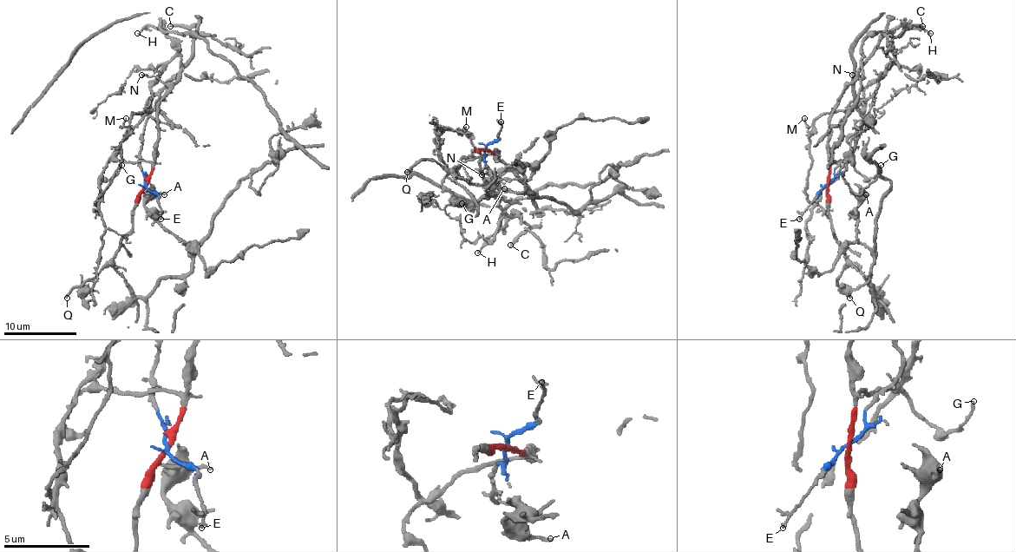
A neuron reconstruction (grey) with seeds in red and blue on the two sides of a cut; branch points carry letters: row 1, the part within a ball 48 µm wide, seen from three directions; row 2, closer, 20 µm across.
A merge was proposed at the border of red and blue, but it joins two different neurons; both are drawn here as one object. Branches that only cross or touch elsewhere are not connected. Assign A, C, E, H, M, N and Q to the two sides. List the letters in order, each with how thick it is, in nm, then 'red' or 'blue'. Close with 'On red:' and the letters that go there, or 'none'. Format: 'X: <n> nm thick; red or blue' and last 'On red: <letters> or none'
A: 180 nm thick; red
C: 280 nm thick; red
E: 100 nm thick; blue
H: 110 nm thick; blue
M: 140 nm thick; blue
N: 160 nm thick; red
Q: 240 nm thick; red
On red: A, C, N, Q

